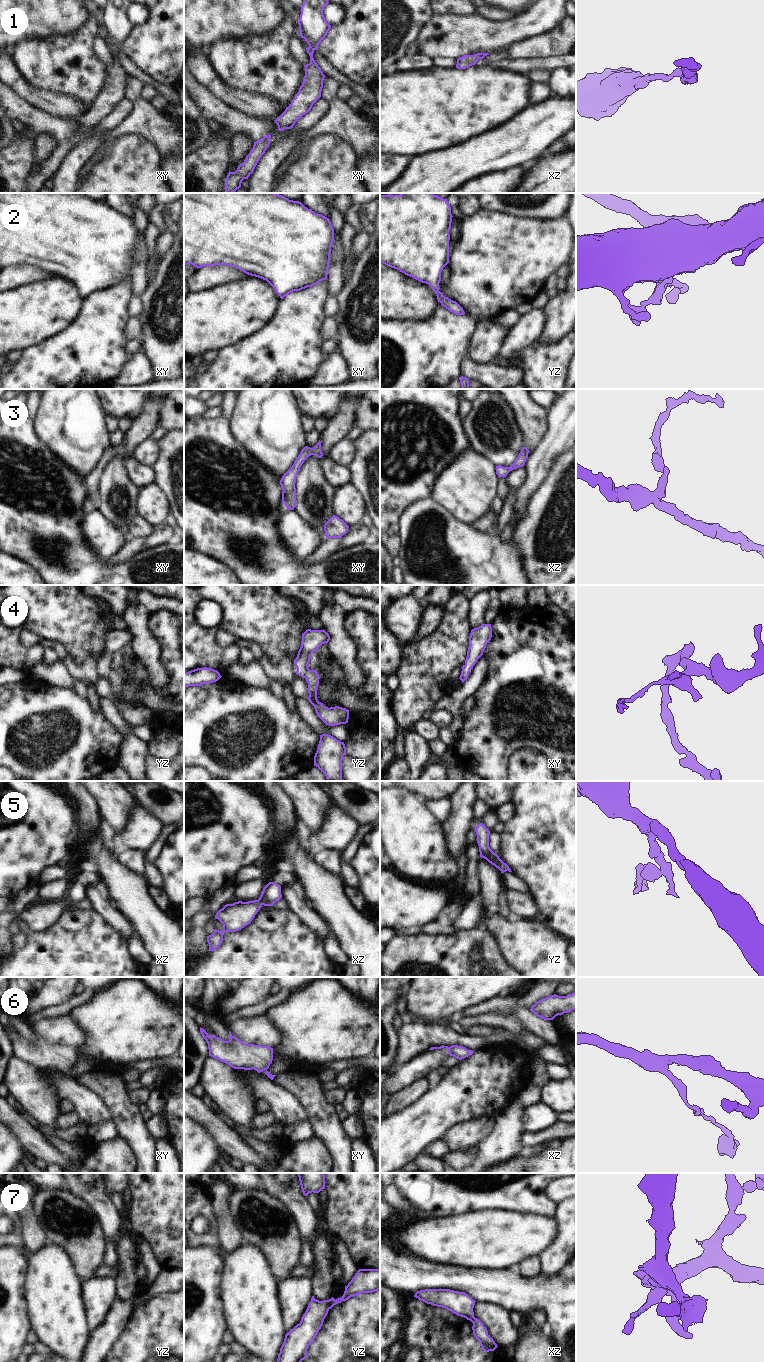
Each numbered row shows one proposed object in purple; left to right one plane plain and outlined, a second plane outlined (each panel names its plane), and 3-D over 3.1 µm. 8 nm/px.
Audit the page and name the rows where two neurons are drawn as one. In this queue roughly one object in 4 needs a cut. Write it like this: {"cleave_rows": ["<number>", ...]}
{"cleave_rows": ["7"]}

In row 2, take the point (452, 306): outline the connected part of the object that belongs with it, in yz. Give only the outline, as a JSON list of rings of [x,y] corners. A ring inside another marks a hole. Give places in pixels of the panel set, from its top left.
[[[433,193],[380,195],[380,262],[428,284],[443,307],[456,315],[464,315],[456,301],[439,291],[441,272],[449,263],[452,217],[447,199]]]

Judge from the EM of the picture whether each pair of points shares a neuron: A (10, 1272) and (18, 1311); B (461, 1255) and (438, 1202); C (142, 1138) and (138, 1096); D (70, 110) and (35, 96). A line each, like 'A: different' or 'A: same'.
A: same
B: different
C: different
D: same

